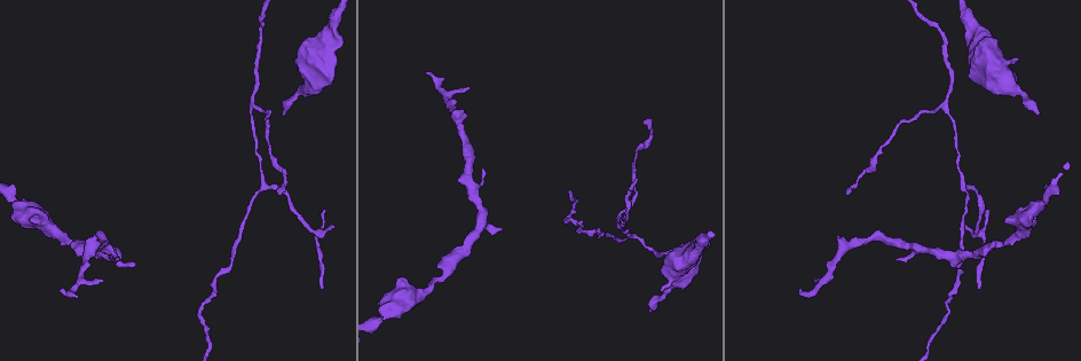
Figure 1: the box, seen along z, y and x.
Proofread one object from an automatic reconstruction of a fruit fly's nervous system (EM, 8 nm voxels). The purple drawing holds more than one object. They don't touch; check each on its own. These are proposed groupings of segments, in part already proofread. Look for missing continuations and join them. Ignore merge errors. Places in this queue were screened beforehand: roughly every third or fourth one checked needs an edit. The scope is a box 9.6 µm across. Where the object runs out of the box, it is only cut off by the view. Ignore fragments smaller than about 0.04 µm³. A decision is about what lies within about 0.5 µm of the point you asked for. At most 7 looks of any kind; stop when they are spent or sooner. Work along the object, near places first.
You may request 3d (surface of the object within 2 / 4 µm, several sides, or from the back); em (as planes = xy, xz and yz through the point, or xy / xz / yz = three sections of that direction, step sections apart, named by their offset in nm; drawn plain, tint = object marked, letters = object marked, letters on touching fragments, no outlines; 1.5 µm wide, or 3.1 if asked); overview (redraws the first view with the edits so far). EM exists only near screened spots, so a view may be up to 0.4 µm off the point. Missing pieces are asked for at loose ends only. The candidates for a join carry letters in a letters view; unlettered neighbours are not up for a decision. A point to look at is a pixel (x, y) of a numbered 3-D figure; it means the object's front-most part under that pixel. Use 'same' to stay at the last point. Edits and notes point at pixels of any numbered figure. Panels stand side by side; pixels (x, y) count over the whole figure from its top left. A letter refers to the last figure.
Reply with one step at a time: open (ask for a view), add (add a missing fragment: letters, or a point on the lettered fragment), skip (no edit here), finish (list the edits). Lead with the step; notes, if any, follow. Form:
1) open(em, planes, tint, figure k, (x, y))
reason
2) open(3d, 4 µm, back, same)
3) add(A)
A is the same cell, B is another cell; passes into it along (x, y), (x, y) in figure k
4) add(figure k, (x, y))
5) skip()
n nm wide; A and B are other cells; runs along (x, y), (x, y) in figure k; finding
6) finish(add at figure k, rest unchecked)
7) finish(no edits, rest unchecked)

open(3d, 2 µm, figure 1, (102, 281))
an open end

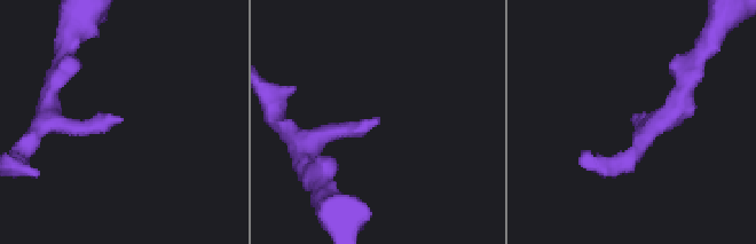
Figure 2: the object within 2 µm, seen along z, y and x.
open(em, planes, letters, figure 2, (373, 118))

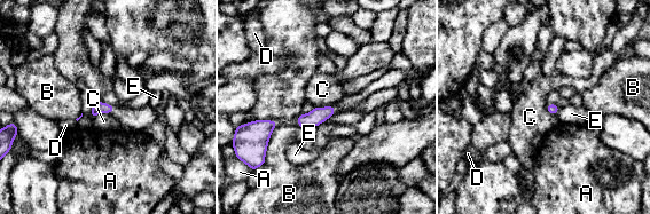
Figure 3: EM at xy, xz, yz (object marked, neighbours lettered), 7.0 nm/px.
skip()
A, B, C, D and E are other cells; border along (110, 112), (99, 112), (93, 119) in figure 3; no lettered fragment goes on from it

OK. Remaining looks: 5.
open(3d, 4 µm, figure 1, (330, 226))
free end

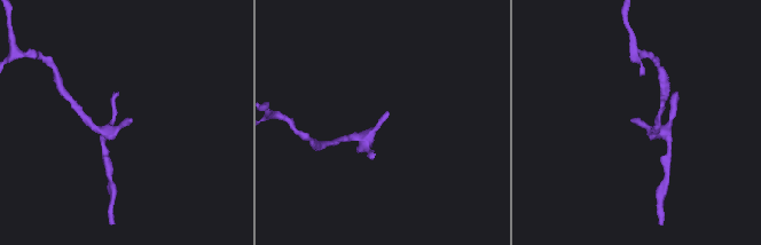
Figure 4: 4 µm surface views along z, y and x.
open(em, xy, step 4, letters, figure 4, (131, 122))
shape alone is not enough

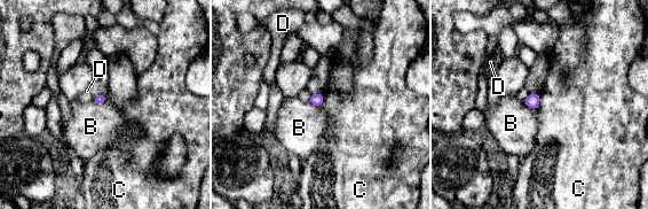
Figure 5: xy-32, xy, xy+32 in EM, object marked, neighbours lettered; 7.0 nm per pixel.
open(em, planes, letters, same)

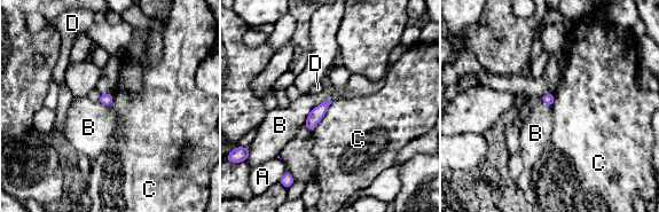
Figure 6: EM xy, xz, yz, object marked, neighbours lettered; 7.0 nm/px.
skip()
80 nm wide; A, B, C and D are other cells; border along (332, 101), (312, 132) in figure 6; no lettered fragment goes on from it

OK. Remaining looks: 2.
open(em, planes, letters, figure 1, (651, 311))
free end

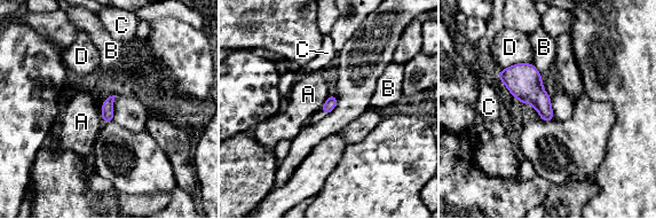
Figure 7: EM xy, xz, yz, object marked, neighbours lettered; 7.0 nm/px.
skip()
D touches over 220 nm; A, B, C and D are other cells; border along (329, 96), (321, 108) in figure 7; no lettered fragment goes on from it

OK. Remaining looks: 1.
finish(no edits, rest unchecked)

